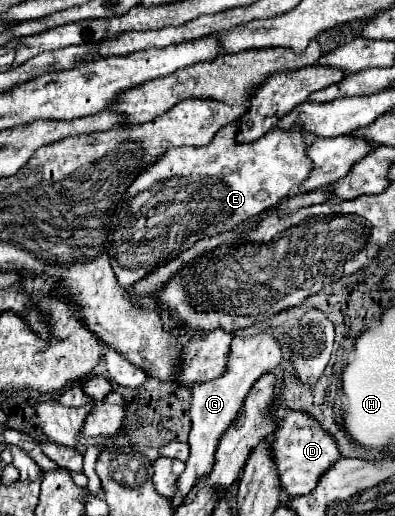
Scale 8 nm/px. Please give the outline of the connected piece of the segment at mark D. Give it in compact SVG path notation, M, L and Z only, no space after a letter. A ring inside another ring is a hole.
M277 406L275 416L279 420L279 426L273 432L271 448L273 448L275 462L279 466L281 486L285 488L285 492L289 496L309 494L317 486L319 478L341 458L339 444L315 420L315 416L311 416L305 410L293 410L293 408L287 408L287 406Z

